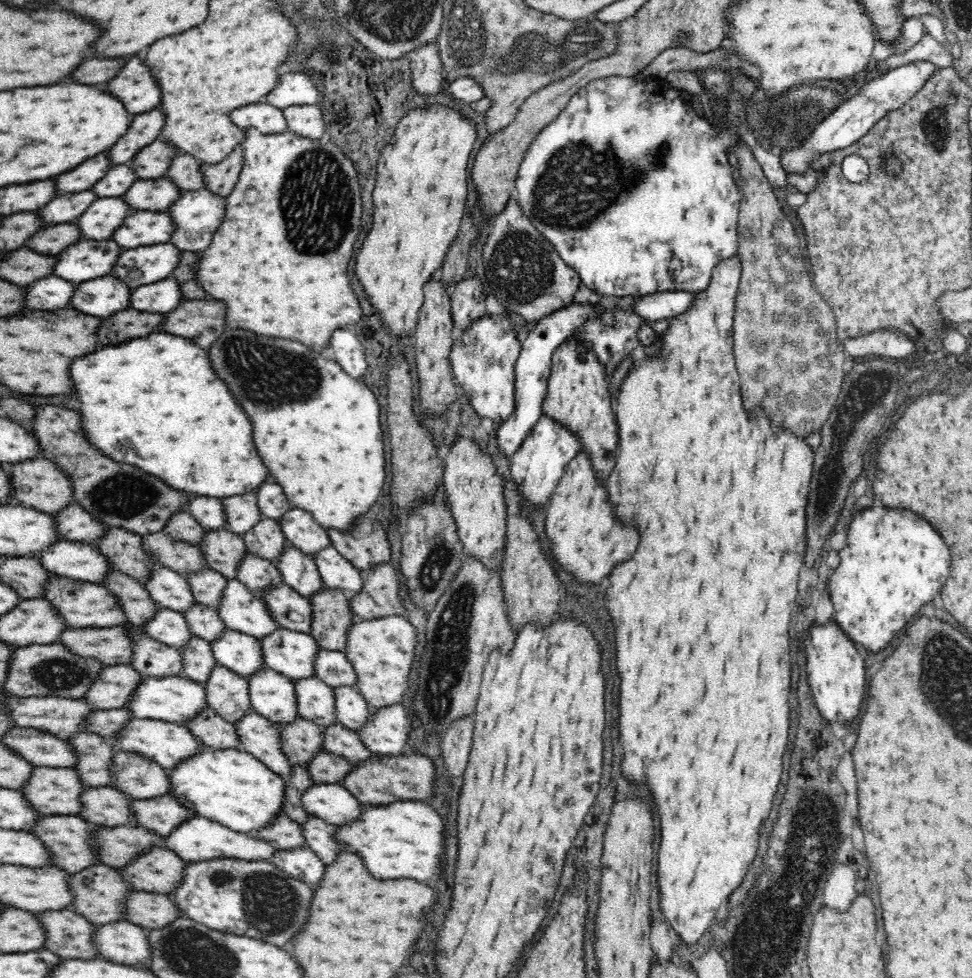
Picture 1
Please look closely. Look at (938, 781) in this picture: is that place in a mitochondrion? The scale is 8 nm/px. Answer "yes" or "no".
no

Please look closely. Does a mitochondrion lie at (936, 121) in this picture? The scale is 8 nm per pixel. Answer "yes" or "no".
yes

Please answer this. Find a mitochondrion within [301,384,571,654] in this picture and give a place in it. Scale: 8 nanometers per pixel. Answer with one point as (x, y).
(435, 562)

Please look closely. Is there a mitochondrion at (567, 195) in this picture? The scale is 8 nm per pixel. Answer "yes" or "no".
yes

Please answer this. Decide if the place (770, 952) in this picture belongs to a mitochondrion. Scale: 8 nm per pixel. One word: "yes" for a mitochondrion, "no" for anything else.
yes

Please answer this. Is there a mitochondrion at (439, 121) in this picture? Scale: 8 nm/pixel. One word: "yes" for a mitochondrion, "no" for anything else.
no

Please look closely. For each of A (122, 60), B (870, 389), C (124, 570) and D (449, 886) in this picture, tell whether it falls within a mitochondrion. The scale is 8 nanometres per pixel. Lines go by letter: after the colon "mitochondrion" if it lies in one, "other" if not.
A: other
B: mitochondrion
C: other
D: other

